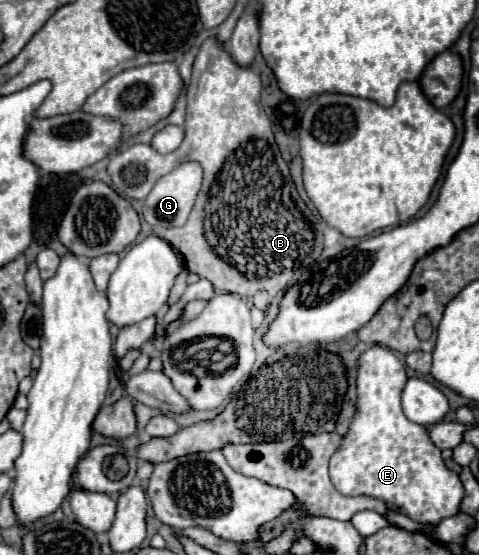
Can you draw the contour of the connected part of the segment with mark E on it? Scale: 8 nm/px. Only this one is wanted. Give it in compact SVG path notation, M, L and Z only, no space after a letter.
M375 345L367 349L359 359L359 379L357 379L357 415L343 439L343 447L331 457L329 475L333 485L343 495L373 495L383 499L387 505L401 509L403 515L421 523L439 523L443 517L459 513L459 503L463 497L463 485L459 475L449 471L441 459L441 451L431 443L429 433L423 425L411 423L401 409L401 391L407 383L403 363L385 347Z

